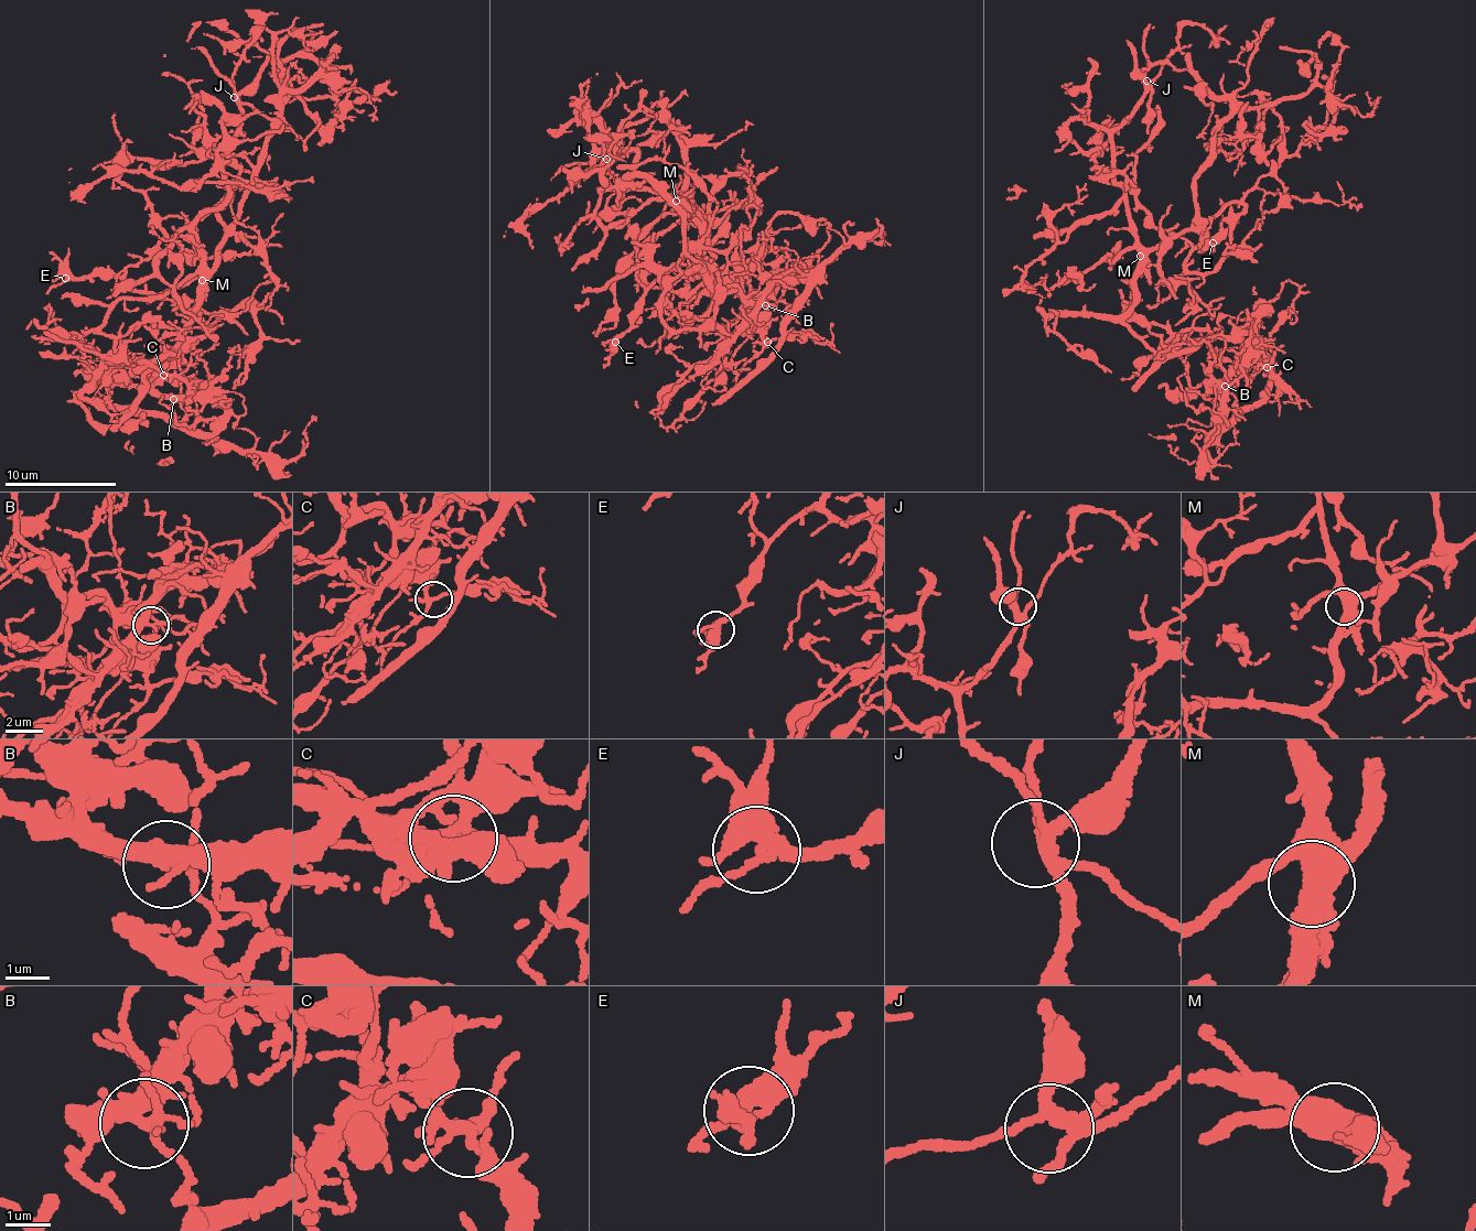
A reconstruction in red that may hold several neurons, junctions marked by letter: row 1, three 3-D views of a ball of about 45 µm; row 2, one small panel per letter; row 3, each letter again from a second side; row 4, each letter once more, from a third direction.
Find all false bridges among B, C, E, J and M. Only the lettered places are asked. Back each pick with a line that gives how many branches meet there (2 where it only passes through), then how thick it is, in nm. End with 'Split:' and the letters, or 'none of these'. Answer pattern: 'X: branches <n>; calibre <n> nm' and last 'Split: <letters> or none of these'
B: branches 5; calibre 320 nm
Split: B

